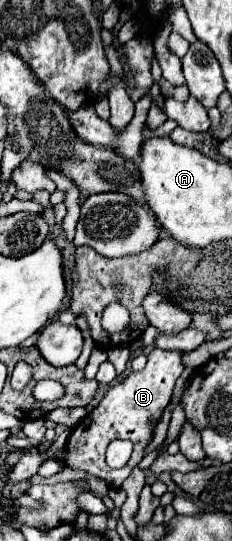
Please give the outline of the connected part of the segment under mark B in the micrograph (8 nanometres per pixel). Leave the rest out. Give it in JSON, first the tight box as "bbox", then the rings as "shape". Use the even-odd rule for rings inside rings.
{"bbox":[61,350,183,488],"shape":[[[153,350],[149,354],[145,370],[133,372],[121,384],[113,386],[105,394],[101,404],[73,428],[73,432],[69,436],[69,448],[65,450],[65,460],[61,460],[61,462],[65,466],[81,468],[87,474],[103,478],[111,488],[119,488],[121,482],[129,476],[131,468],[143,460],[145,448],[153,440],[153,428],[155,428],[157,420],[161,418],[165,406],[169,404],[173,386],[183,372],[181,356],[183,356],[181,352]],[[117,438],[129,438],[135,448],[133,448],[129,464],[125,468],[113,470],[105,464],[105,448],[107,448],[109,442],[113,442]]]}

